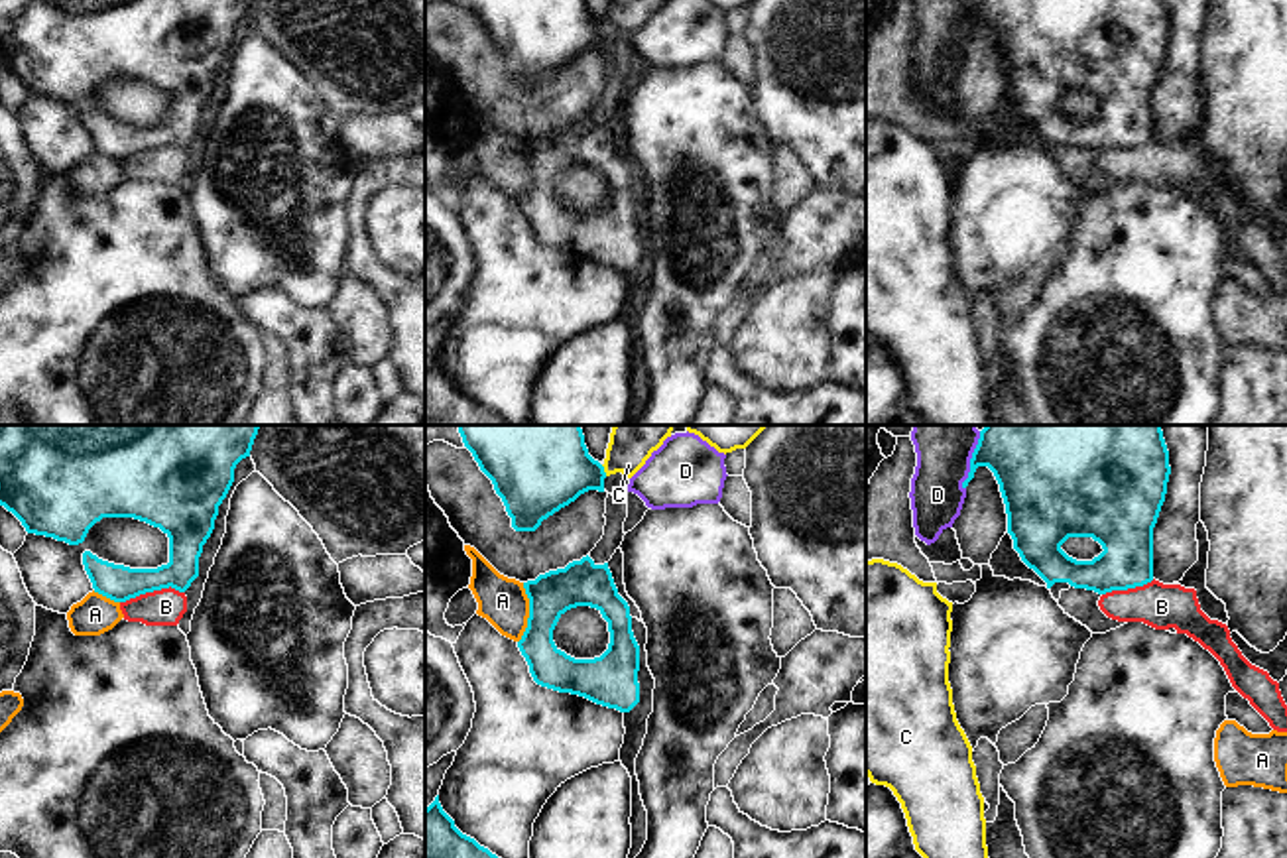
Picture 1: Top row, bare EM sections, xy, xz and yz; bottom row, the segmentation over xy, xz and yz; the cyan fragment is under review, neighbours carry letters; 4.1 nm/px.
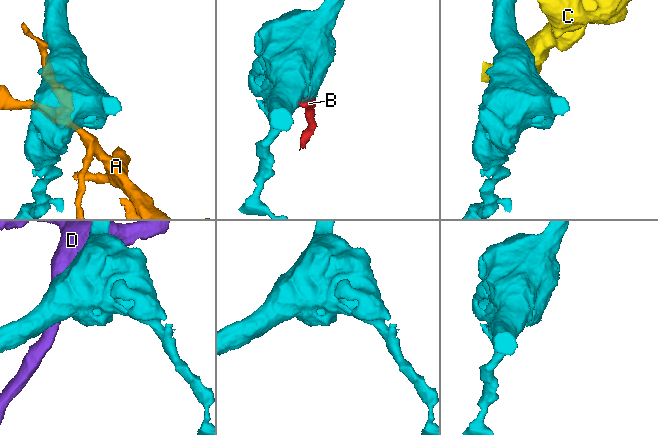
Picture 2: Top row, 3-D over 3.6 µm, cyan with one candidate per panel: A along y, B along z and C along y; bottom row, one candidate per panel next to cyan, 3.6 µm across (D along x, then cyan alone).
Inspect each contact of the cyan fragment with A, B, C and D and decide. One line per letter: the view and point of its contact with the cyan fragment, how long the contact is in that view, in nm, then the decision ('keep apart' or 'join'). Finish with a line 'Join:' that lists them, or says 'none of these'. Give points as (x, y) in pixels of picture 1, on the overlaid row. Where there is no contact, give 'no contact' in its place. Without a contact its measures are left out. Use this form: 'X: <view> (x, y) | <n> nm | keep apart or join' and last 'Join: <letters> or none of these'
A: xz (530, 612) | 240 nm | keep apart
B: xy (152, 591) | 260 nm | keep apart
C: xz (603, 471) | 50 nm | keep apart
D: yz (971, 461) | 260 nm | keep apart
Join: none of these

